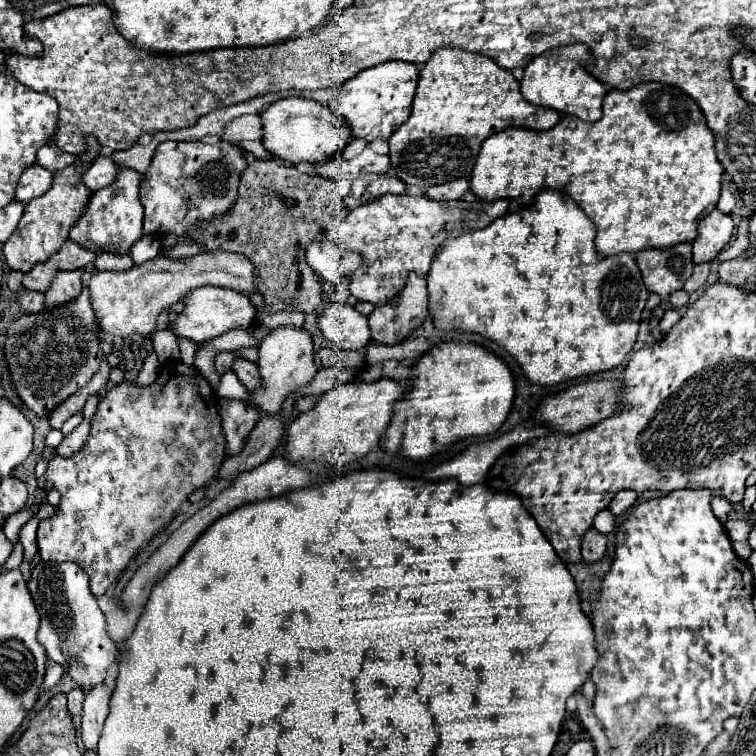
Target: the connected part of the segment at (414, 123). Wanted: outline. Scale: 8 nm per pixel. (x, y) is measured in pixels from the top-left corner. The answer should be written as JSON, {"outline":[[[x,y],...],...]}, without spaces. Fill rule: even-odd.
{"outline":[[[438,49],[420,71],[418,89],[412,101],[412,113],[408,121],[400,125],[388,139],[392,169],[396,171],[396,177],[400,181],[418,187],[440,185],[458,177],[470,177],[476,155],[484,139],[488,139],[492,133],[504,131],[508,127],[546,131],[554,127],[558,121],[560,121],[558,111],[548,107],[534,107],[532,103],[526,103],[526,99],[522,99],[520,93],[520,83],[514,79],[512,71],[500,67],[494,59],[466,53],[460,49]]]}

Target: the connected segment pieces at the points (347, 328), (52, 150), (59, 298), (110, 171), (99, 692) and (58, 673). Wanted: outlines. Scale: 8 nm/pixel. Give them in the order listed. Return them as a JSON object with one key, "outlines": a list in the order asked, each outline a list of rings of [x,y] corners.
{"outlines":[[[[329,304],[320,315],[318,327],[322,335],[342,351],[358,351],[370,343],[368,317],[352,305]]],[[[44,145],[44,147],[40,147],[36,151],[36,163],[42,165],[44,169],[52,171],[52,173],[62,169],[62,167],[66,167],[66,165],[70,165],[74,159],[76,159],[74,155],[64,153],[58,147],[54,147],[54,145]]],[[[74,269],[74,271],[58,271],[48,287],[48,291],[44,293],[46,297],[46,305],[54,307],[54,305],[64,305],[72,299],[78,297],[78,291],[82,289],[82,281],[80,281],[82,271]]],[[[96,157],[94,163],[84,171],[82,175],[82,183],[90,189],[90,191],[98,191],[106,185],[110,185],[116,177],[116,163],[110,159],[110,157]]],[[[106,683],[94,685],[90,691],[84,691],[82,703],[82,739],[88,749],[94,749],[108,715],[108,701],[112,689]]],[[[48,661],[48,665],[46,665],[46,675],[44,675],[44,681],[42,681],[40,691],[48,691],[48,689],[52,689],[54,685],[58,685],[58,681],[62,679],[64,673],[66,673],[66,669],[64,669],[62,665],[58,665],[58,663],[54,663],[54,661]]]]}

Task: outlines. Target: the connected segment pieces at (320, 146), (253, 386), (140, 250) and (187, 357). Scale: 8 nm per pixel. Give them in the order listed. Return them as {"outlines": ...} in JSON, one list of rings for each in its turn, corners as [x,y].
{"outlines":[[[[288,97],[272,103],[264,113],[260,113],[264,125],[264,145],[266,149],[284,159],[286,163],[306,161],[306,163],[322,163],[324,159],[338,155],[350,139],[348,125],[330,109],[312,99]]],[[[236,359],[232,365],[234,373],[238,375],[238,379],[248,387],[248,391],[258,391],[258,387],[262,387],[262,379],[260,379],[260,371],[256,363],[250,363],[246,359]]],[[[144,235],[142,239],[138,239],[132,247],[130,247],[130,257],[136,265],[144,263],[144,261],[150,261],[154,259],[162,249],[162,243],[158,237],[152,237],[152,235]]],[[[178,337],[178,345],[180,345],[180,351],[182,351],[182,361],[192,365],[194,363],[194,355],[196,355],[196,343],[190,341],[190,339]]]]}

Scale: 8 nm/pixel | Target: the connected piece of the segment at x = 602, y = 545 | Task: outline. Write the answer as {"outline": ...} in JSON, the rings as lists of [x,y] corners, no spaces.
{"outline":[[[590,527],[586,531],[586,535],[582,537],[582,557],[584,557],[584,561],[594,563],[594,561],[602,559],[602,555],[606,553],[606,545],[608,545],[606,535],[602,535],[600,531]]]}

